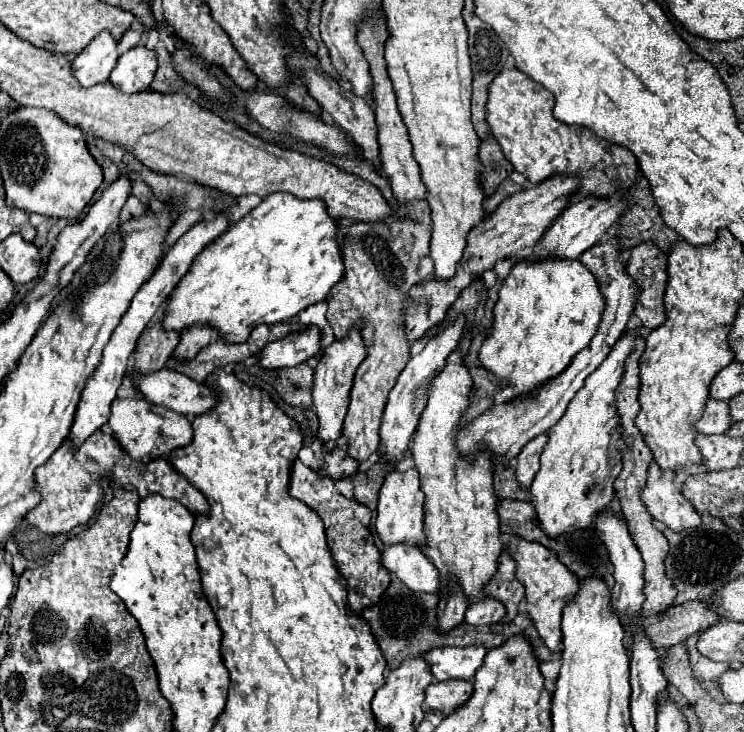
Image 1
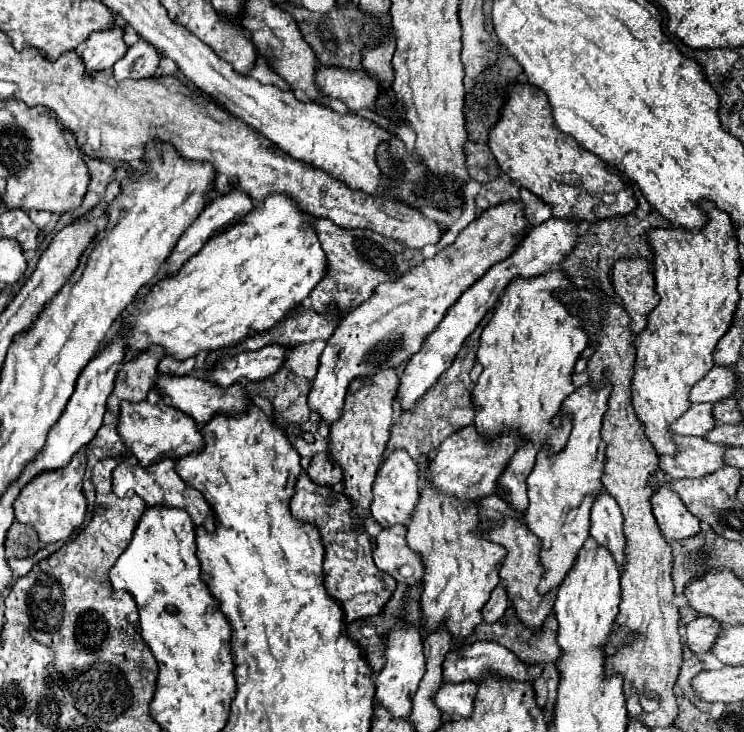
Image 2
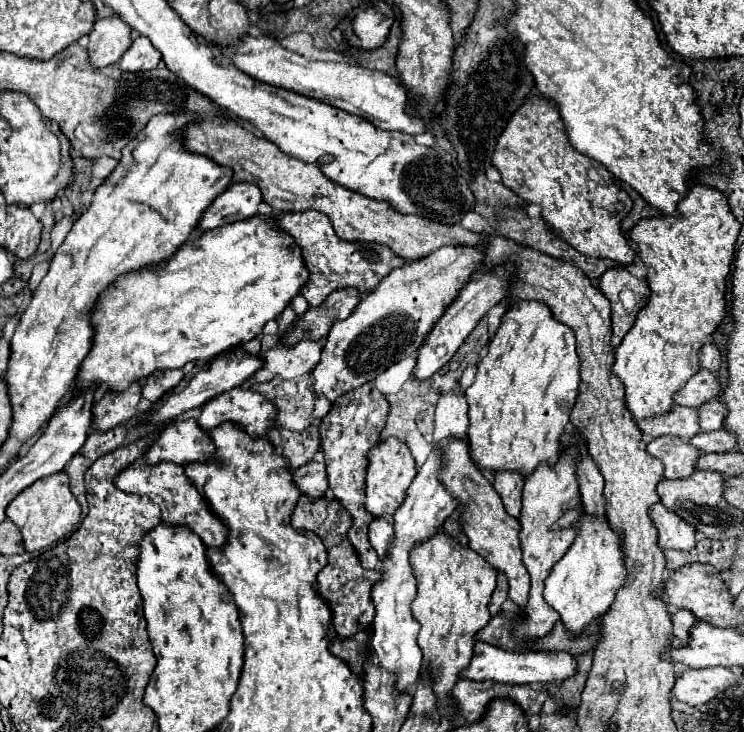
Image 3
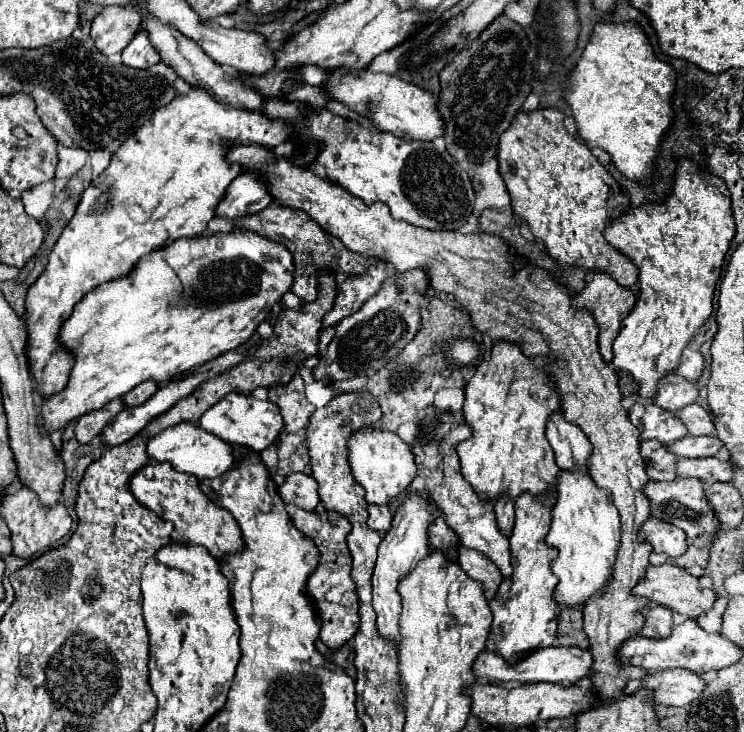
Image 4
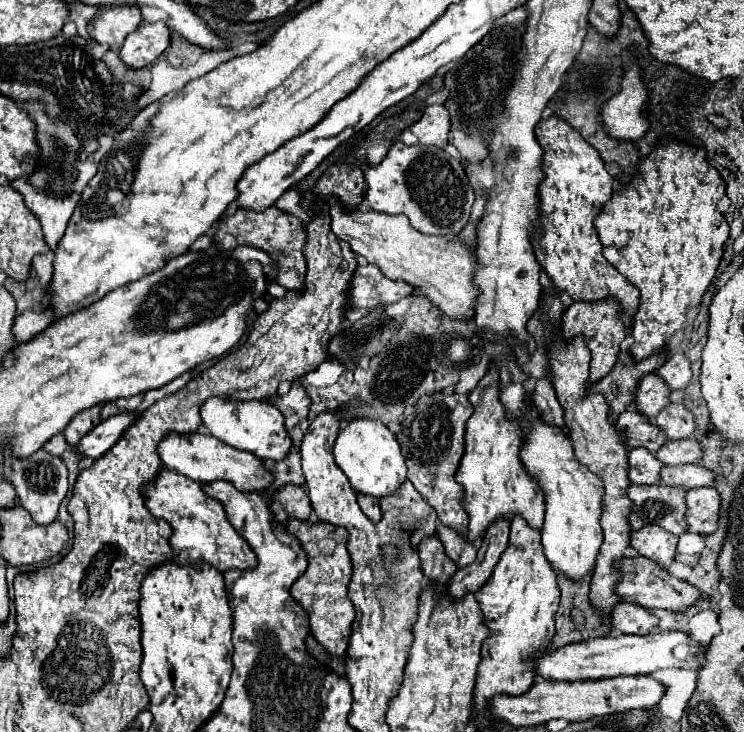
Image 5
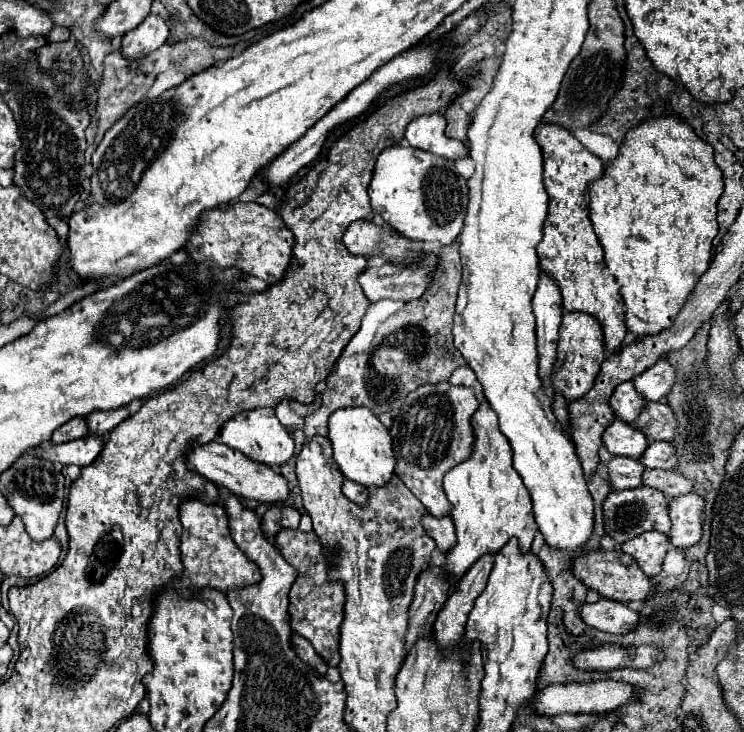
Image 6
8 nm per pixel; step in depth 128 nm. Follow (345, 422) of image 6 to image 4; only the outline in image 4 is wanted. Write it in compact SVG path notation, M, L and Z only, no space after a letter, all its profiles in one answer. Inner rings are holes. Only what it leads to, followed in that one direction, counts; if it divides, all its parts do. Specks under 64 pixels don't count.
M360 430L352 434L350 438L350 464L352 464L352 474L356 482L366 490L366 502L376 504L370 506L368 512L368 528L376 532L388 532L390 522L392 522L392 512L388 510L386 504L390 504L394 498L398 498L412 478L416 476L416 462L410 446L394 432L384 432L384 430Z

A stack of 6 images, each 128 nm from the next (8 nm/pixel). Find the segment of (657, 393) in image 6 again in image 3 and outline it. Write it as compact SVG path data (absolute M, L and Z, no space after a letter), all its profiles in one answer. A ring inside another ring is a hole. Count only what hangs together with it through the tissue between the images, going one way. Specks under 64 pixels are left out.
M714 342L706 344L706 346L700 350L700 364L702 364L702 368L706 368L706 370L718 372L720 366L722 366L722 360L724 360L724 356L722 356L720 348L718 348Z

